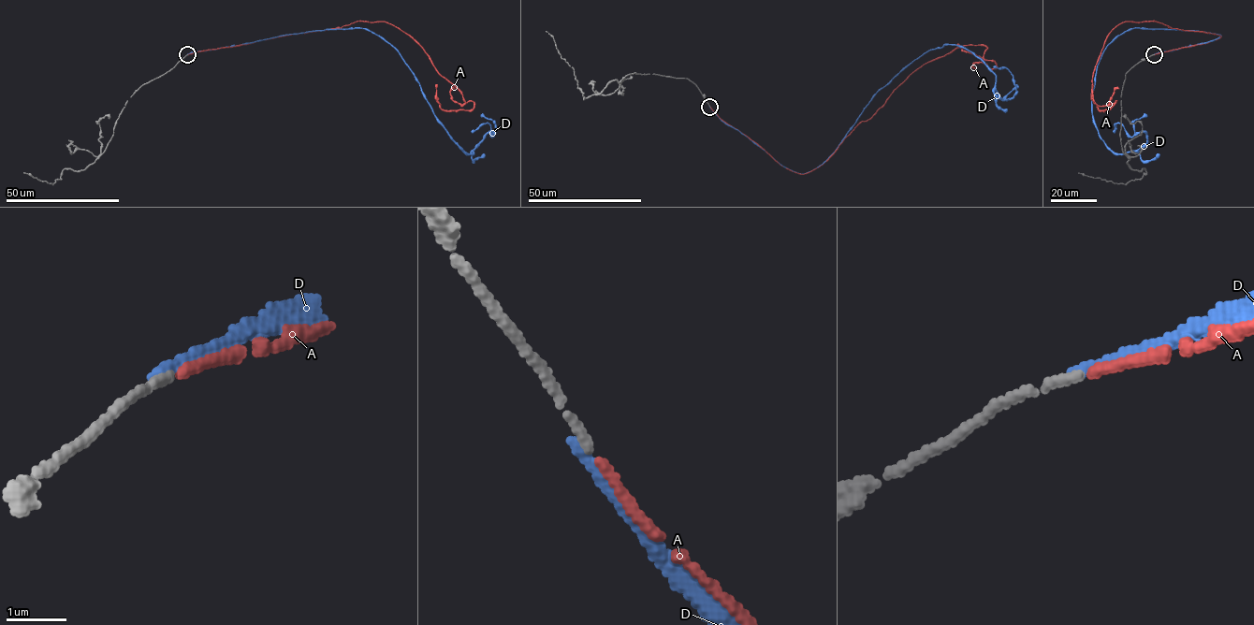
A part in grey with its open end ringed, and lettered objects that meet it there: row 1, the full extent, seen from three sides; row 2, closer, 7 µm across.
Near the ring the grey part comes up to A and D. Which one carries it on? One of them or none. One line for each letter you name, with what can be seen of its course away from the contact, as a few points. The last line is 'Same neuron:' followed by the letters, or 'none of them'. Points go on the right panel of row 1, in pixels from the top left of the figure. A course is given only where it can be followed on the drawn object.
A: it runs (1154, 54), (1221, 36), (1124, 21), (1092, 78), (1095, 103), (1115, 100), (1108, 110), (1092, 84)
Same neuron: A

